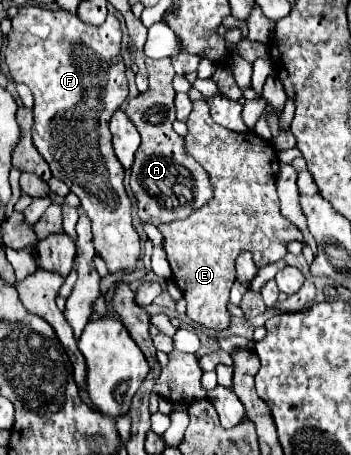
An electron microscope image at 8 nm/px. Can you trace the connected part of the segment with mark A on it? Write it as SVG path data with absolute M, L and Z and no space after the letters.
M145 60L145 66L149 72L149 90L129 100L125 106L125 114L141 134L141 146L131 166L131 190L137 200L137 214L141 222L161 226L185 220L201 208L201 204L207 204L213 198L213 184L209 174L185 152L183 138L173 132L175 90L171 80L175 70L171 60Z

